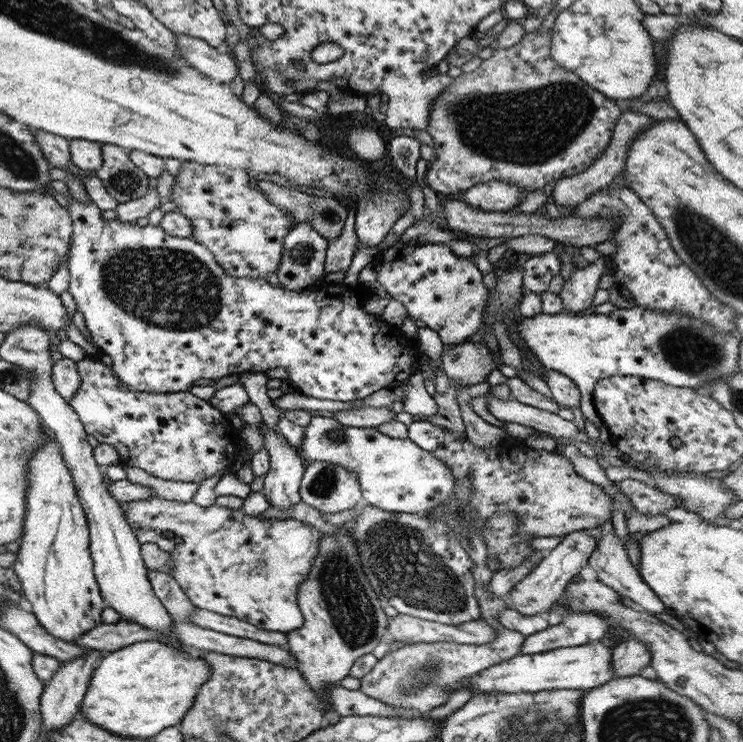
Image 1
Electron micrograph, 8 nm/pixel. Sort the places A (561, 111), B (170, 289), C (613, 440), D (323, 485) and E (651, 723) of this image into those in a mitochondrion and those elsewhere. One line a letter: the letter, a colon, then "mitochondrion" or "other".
A: mitochondrion
B: mitochondrion
C: other
D: mitochondrion
E: mitochondrion

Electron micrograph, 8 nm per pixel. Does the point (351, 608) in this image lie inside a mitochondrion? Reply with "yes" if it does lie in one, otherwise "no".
yes

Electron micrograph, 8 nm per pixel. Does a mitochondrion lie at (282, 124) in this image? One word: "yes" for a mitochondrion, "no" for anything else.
no

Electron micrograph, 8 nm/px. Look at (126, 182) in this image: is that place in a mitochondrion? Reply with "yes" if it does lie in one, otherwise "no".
yes

